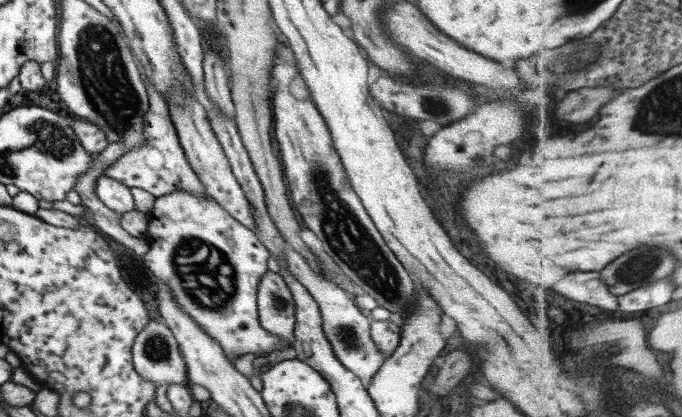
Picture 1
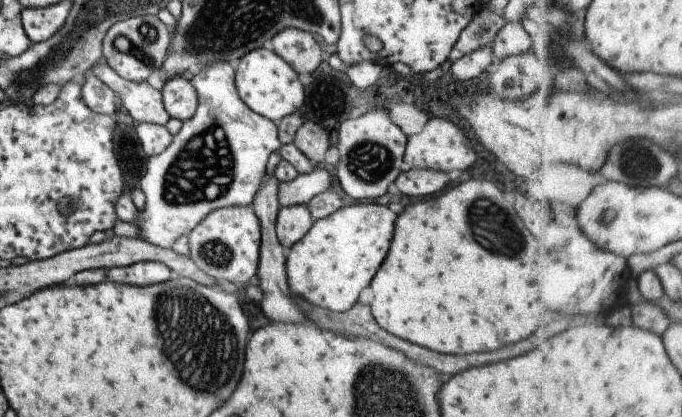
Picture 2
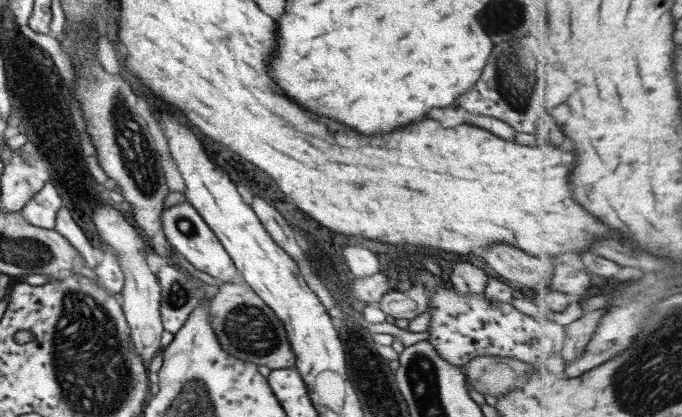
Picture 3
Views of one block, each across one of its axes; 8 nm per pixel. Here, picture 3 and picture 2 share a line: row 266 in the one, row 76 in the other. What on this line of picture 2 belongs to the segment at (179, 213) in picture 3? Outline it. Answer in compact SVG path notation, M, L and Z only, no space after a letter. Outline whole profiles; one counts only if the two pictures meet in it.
M217 61L198 69L190 83L198 98L193 116L182 121L180 130L172 136L169 146L161 154L147 158L145 174L138 182L145 196L143 212L138 211L133 222L139 226L139 239L164 249L169 249L176 238L187 235L212 210L251 205L253 195L263 178L269 154L282 147L277 139L277 124L248 109L238 97L234 71L228 62Z

